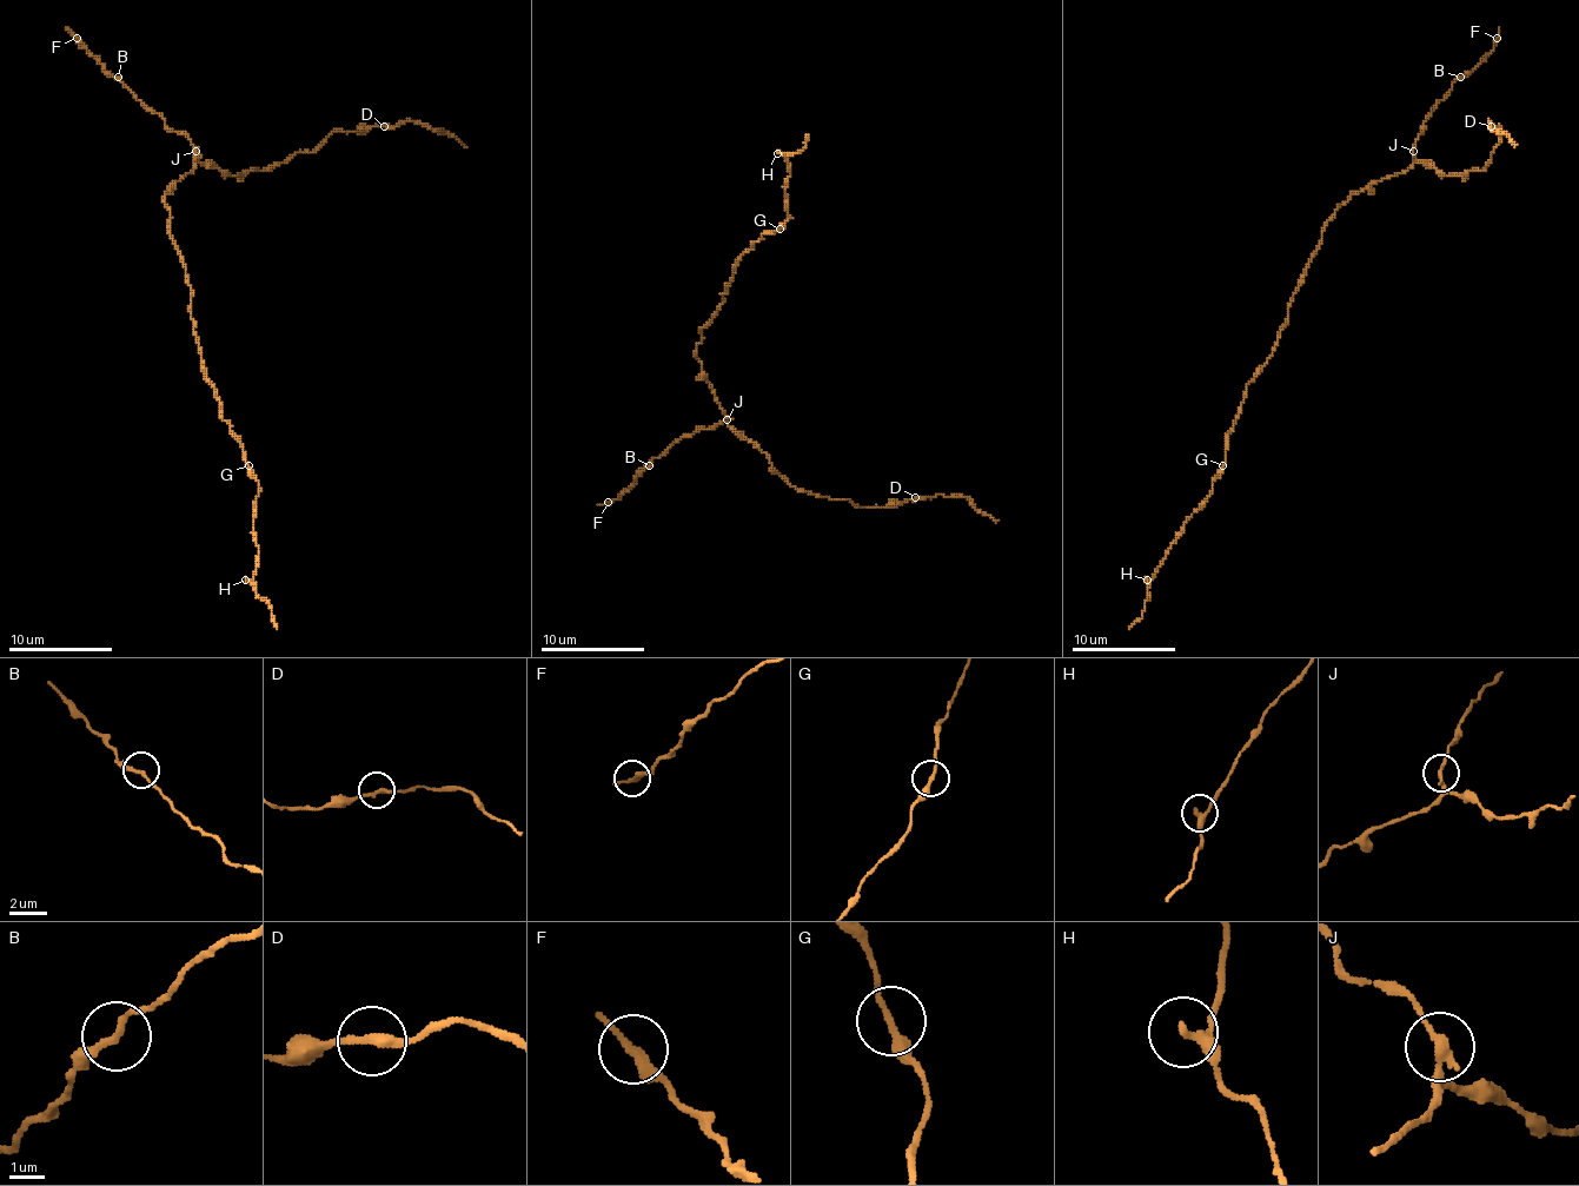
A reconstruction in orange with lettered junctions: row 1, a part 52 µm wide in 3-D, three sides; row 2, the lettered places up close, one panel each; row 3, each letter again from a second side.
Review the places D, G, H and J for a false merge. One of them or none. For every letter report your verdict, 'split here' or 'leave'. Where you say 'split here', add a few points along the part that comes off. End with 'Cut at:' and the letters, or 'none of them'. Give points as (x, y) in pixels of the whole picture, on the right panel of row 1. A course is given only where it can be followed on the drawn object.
D: leave
G: leave
H: leave
J: split here; foreign part runs (1413, 150), (1428, 113), (1493, 48), (1499, 27)
Cut at: J

